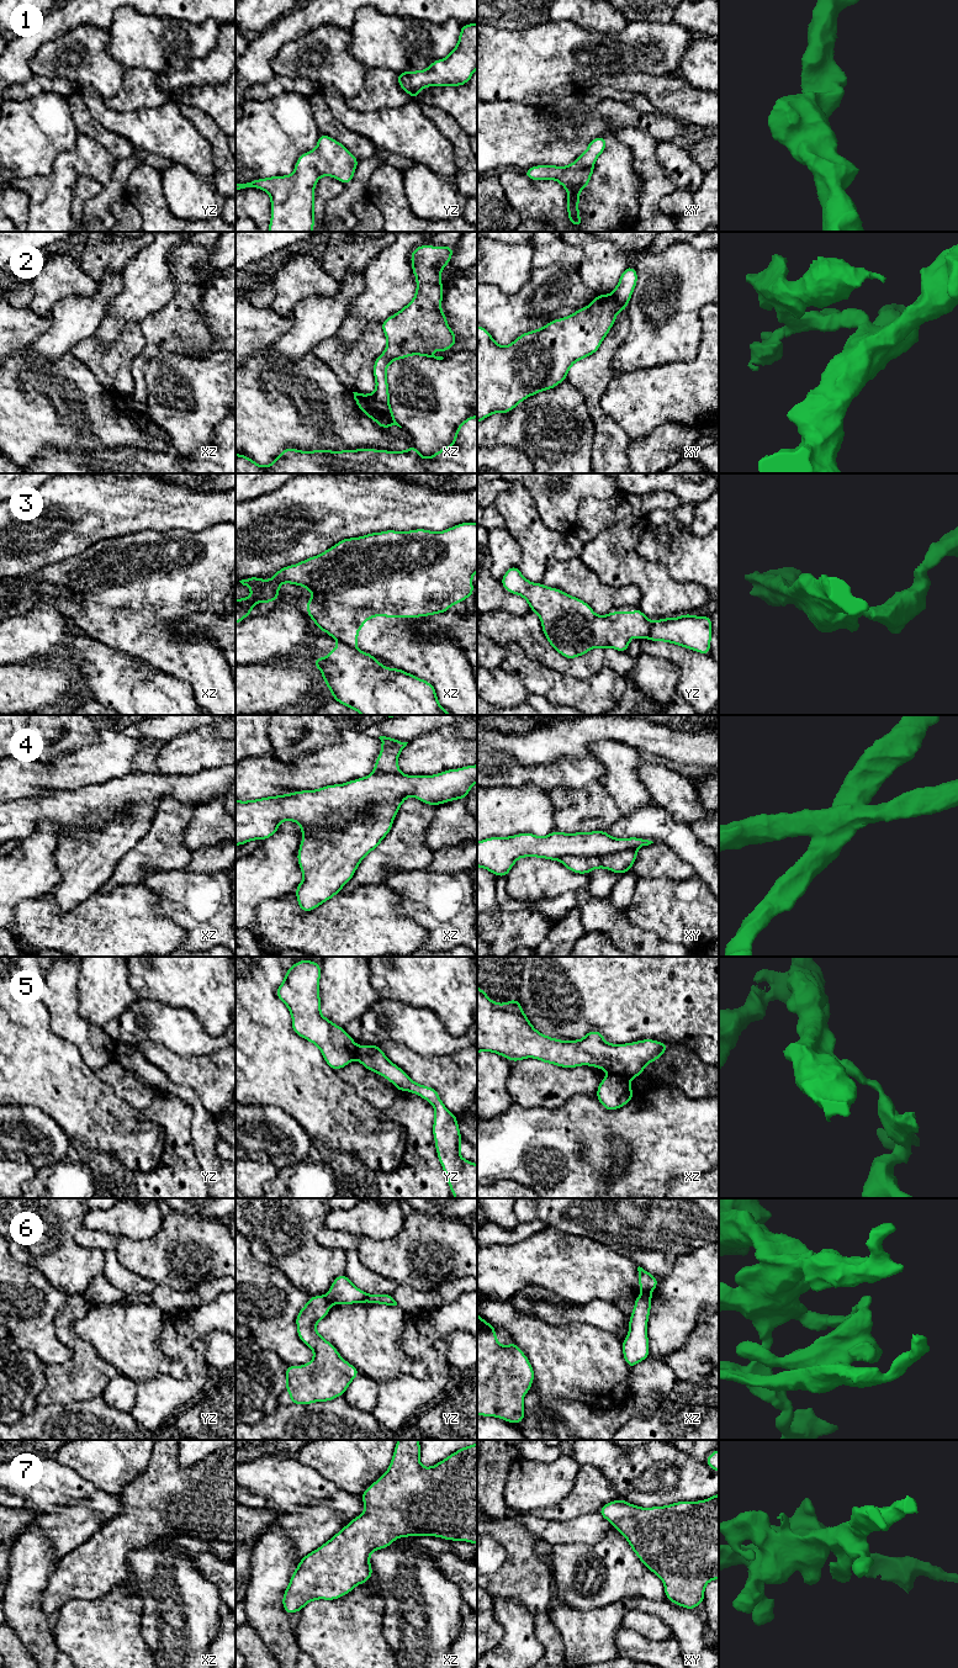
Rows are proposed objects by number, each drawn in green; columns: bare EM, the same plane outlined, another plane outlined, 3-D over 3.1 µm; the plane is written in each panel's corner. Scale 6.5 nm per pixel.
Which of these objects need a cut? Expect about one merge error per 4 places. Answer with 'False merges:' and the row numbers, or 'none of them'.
False merges: 2, 3, 4, 5, 6

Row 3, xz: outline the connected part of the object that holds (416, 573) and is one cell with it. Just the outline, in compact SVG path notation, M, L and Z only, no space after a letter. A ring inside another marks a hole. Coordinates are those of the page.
M461 523L441 533L434 533L424 529L409 530L406 533L386 530L382 533L366 534L361 538L343 539L337 545L325 550L321 555L306 558L300 563L284 567L277 572L271 573L270 576L272 578L269 581L264 581L263 578L258 578L258 577L249 577L239 581L243 586L252 588L252 595L249 598L235 599L235 624L244 620L244 618L252 613L256 603L264 602L269 604L272 599L279 600L280 598L279 587L284 582L292 583L296 586L302 586L312 592L313 598L308 599L306 603L307 615L313 619L313 623L317 625L317 628L322 631L325 631L328 635L330 635L333 639L338 640L339 642L355 648L358 644L358 635L362 630L362 626L366 619L374 619L377 615L383 615L388 619L393 616L397 616L401 619L411 618L411 616L412 618L428 616L428 615L435 615L438 613L445 613L455 603L462 603L469 595L473 595L475 593L472 587L472 576L476 571L477 571L477 523Z

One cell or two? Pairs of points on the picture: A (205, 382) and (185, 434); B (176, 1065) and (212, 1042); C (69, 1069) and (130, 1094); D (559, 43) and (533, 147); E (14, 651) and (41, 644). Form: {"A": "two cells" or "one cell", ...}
{"A": "one cell", "B": "two cells", "C": "two cells", "D": "two cells", "E": "one cell"}

